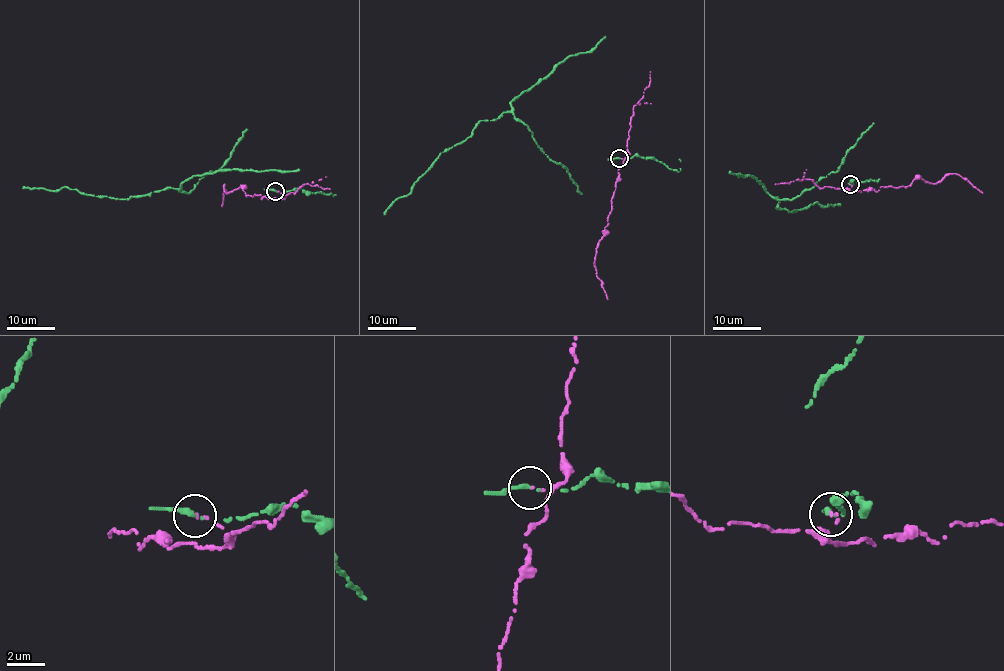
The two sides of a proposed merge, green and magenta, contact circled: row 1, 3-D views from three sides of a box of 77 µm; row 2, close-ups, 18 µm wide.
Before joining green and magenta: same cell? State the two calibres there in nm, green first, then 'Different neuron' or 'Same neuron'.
Thickness 280 nm (green) against 110 nm. Different neuron

